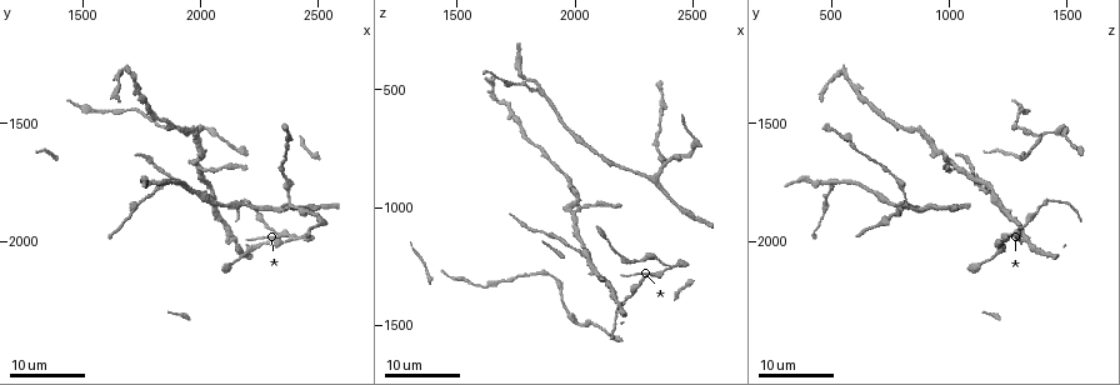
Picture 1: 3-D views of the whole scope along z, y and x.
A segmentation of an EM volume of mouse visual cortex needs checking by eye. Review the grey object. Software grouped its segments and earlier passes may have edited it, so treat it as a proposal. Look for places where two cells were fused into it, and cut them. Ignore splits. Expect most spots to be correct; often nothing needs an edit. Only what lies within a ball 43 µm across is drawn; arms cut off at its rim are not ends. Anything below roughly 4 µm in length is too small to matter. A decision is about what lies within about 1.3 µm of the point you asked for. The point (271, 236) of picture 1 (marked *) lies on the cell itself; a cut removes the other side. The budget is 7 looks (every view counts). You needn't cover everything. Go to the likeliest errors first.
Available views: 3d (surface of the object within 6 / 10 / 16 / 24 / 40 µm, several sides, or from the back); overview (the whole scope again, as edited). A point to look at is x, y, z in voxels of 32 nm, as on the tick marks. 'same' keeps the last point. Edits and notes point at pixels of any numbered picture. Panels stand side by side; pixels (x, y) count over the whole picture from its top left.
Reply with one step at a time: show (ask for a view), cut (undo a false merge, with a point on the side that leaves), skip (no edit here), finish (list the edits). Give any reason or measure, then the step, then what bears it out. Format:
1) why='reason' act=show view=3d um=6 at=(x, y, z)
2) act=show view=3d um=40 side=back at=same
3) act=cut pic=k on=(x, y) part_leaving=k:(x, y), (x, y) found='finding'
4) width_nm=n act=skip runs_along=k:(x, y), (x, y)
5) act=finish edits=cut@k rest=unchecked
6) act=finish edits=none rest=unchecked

why='three-way junction' act=show view=3d um=24 at=(1830, 1760, 490)

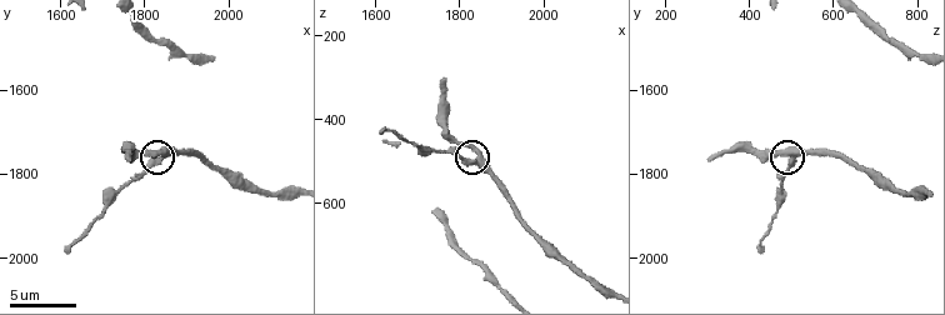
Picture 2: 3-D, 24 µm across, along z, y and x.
why='closer look' act=show view=3d um=10 at=(1840, 1770, 505)

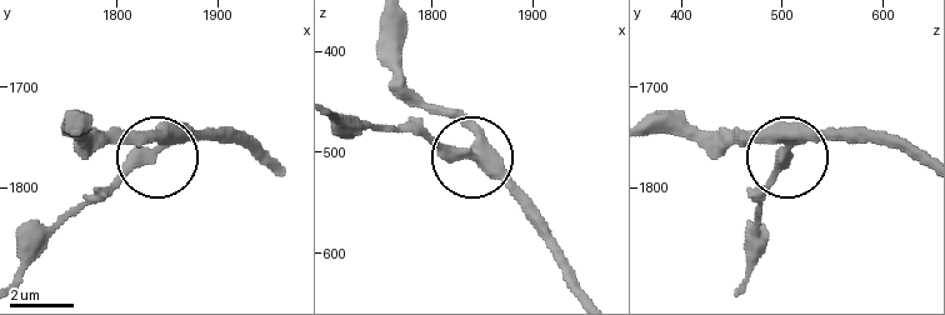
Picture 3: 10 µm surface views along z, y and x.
width_nm=370 act=skip found='all the same cell'

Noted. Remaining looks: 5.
act=show view=3d um=16 at=(2000, 1680, 1020)

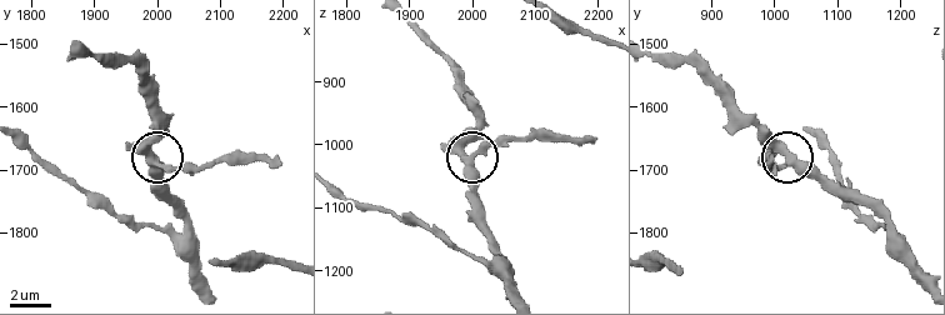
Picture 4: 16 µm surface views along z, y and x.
why='closer look' act=show view=3d um=6 at=(1995, 1685, 1025)

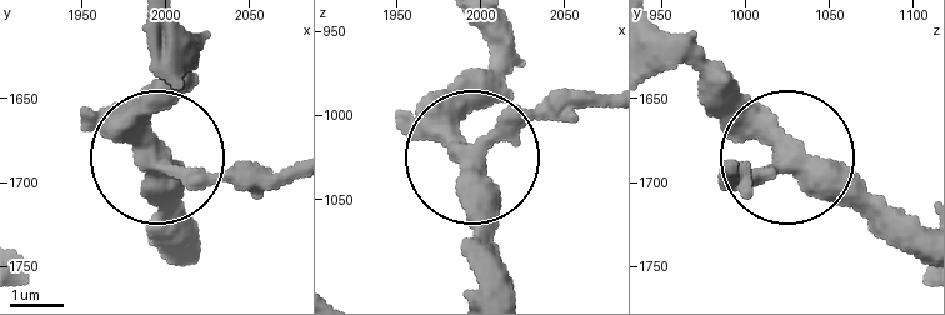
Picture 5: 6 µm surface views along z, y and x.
width_nm=370 act=skip runs_along=5:(920, 258), (813, 185), (669, 43) found='one cell here'

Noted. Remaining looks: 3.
act=show view=3d um=24 at=(2190, 1840, 830)

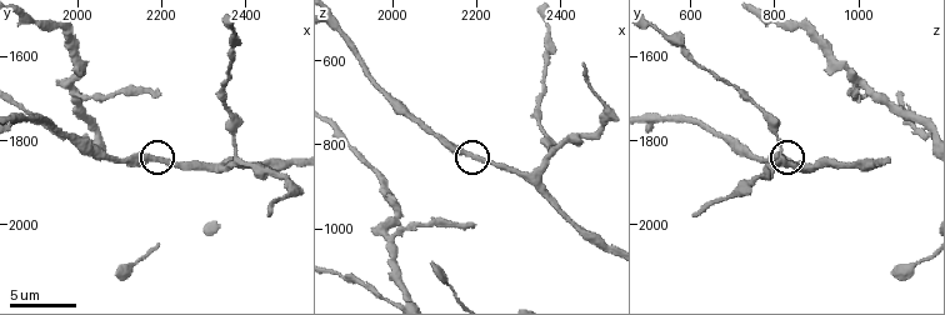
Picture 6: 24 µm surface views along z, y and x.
act=show view=3d um=10 at=(2200, 1840, 825)

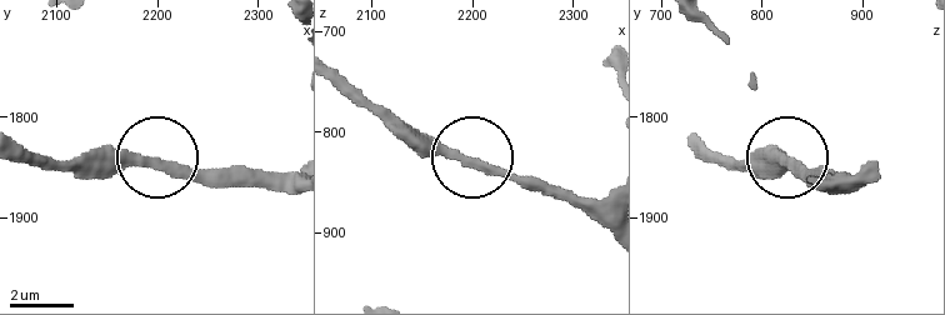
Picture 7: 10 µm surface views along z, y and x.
act=skip found='all the same cell'

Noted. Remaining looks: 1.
why='branch point' act=show view=3d um=10 at=(2375, 1840, 815)

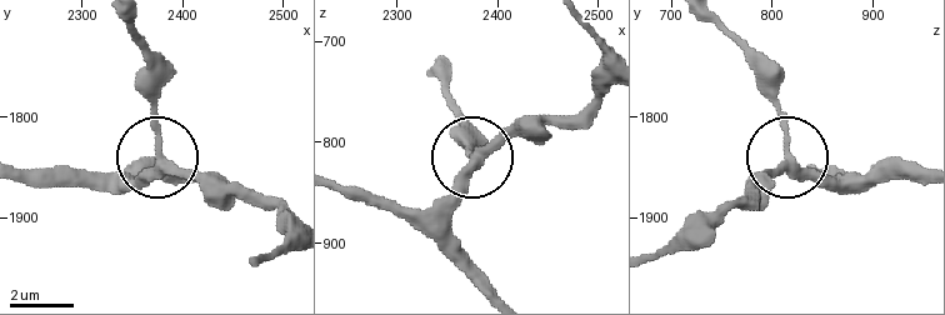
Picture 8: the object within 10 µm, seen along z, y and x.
arms=3 act=skip found='continuous, no second cell'

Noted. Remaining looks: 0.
act=finish edits=none rest=unchecked

